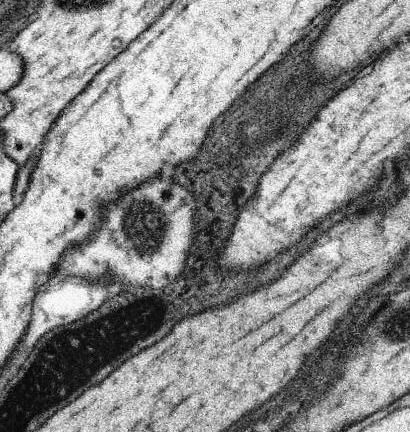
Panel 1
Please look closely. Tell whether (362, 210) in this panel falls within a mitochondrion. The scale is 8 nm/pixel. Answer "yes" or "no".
no

